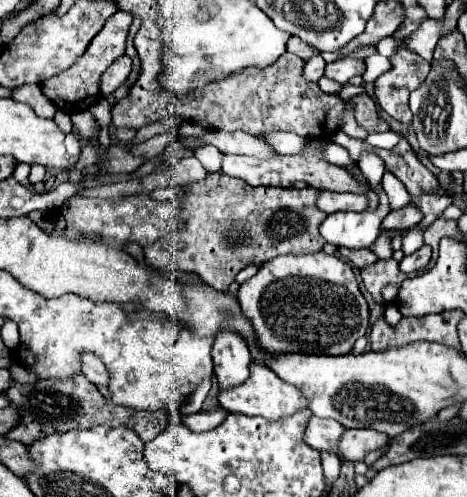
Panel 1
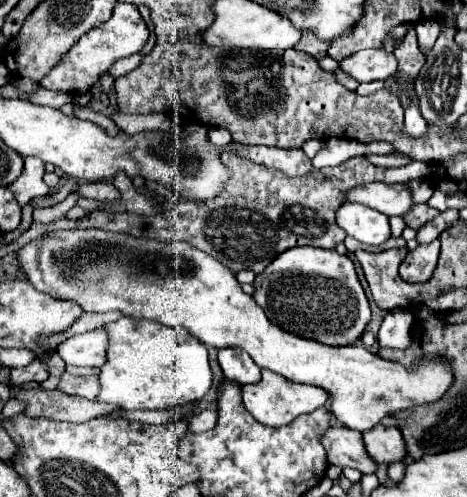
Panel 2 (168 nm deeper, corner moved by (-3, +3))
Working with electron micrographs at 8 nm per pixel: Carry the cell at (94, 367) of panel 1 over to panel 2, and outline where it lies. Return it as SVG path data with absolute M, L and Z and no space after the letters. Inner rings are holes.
M94 330L68 338L58 346L58 354L72 366L102 366L106 362L108 334L106 330Z

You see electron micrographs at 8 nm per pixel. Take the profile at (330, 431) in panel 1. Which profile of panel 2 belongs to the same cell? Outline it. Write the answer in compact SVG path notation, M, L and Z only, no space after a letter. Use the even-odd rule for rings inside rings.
M332 426L322 436L322 446L328 452L328 462L340 468L356 468L362 474L374 474L378 464L364 452L362 434L346 426Z

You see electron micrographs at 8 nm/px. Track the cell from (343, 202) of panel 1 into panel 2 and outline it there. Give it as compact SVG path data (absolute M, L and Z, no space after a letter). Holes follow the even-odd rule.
M362 184L346 194L348 202L360 202L386 216L404 216L412 206L412 190L406 184Z

